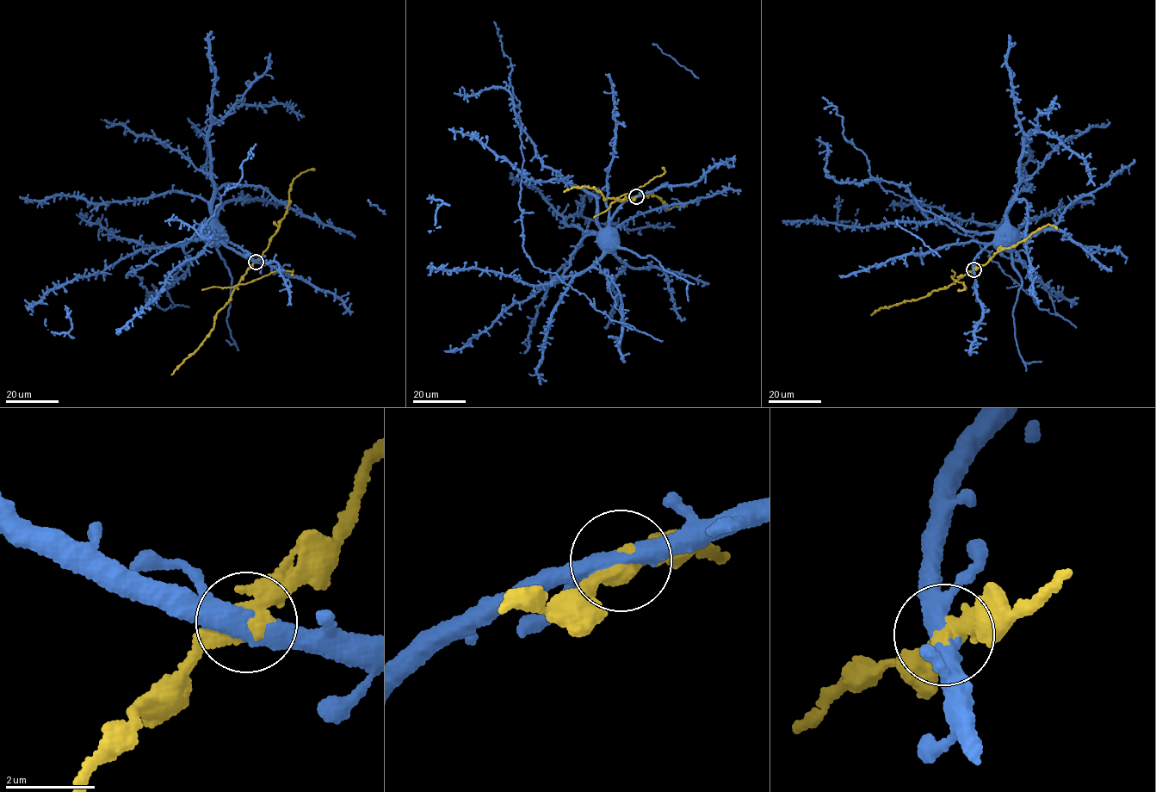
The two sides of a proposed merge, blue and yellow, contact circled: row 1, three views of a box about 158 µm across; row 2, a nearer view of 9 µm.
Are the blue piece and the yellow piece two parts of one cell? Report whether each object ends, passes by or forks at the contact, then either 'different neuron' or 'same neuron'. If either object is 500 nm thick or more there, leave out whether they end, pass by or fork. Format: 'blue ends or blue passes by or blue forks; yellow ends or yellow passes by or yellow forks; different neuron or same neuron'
blue forks; yellow passes by; different neuron

